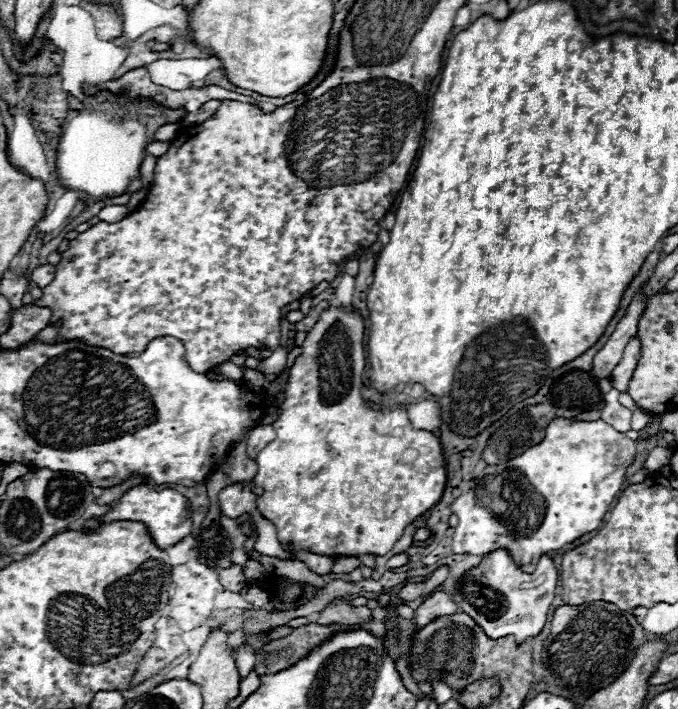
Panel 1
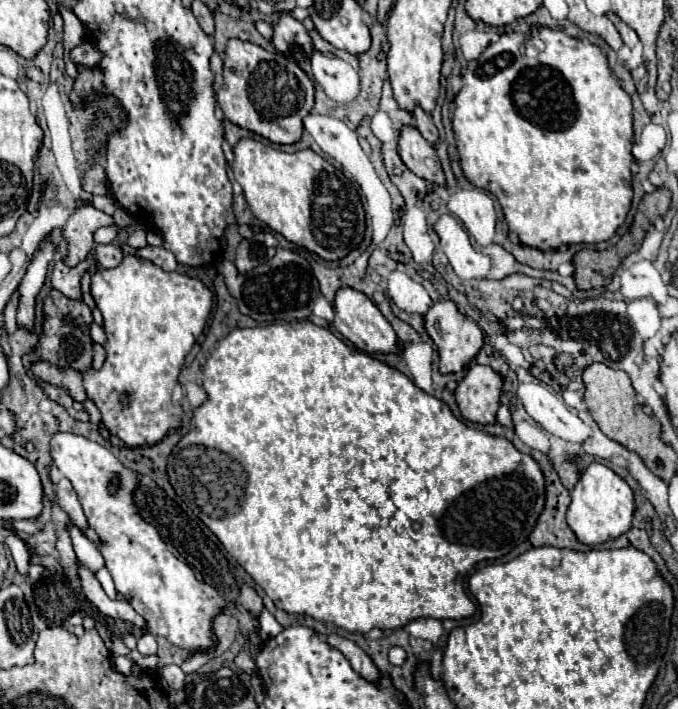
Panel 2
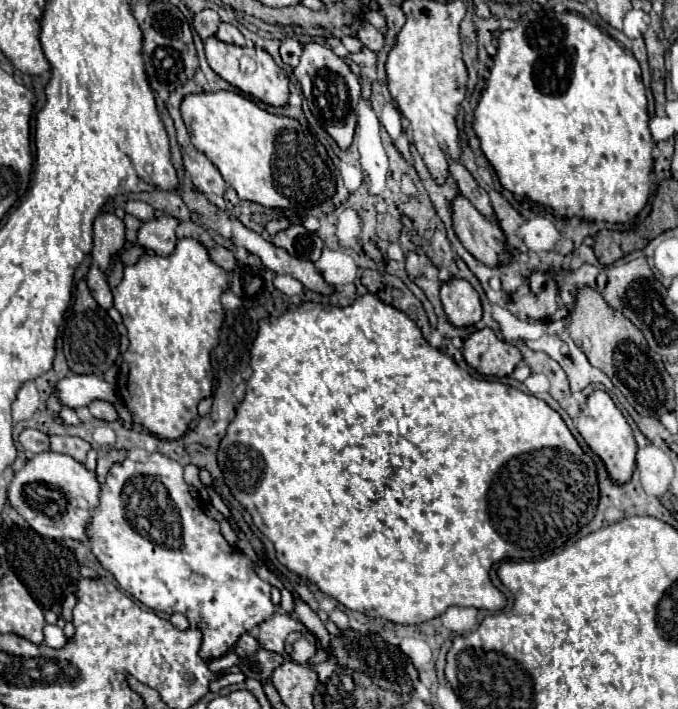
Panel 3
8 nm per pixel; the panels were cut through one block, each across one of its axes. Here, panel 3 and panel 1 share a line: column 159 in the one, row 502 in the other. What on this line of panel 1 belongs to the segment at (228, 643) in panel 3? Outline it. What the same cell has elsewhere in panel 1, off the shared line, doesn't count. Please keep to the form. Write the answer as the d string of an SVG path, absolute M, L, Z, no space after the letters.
M560 416L554 418L548 424L546 436L540 444L526 448L524 454L500 466L486 466L484 478L476 484L474 492L470 490L453 502L452 512L458 516L458 526L454 528L452 540L454 554L486 556L496 548L508 546L514 562L524 572L534 572L536 560L542 554L558 552L564 544L574 542L582 534L592 532L600 526L612 500L622 490L626 466L632 464L634 456L636 442L626 438L622 432L616 432L602 420L584 422Z

